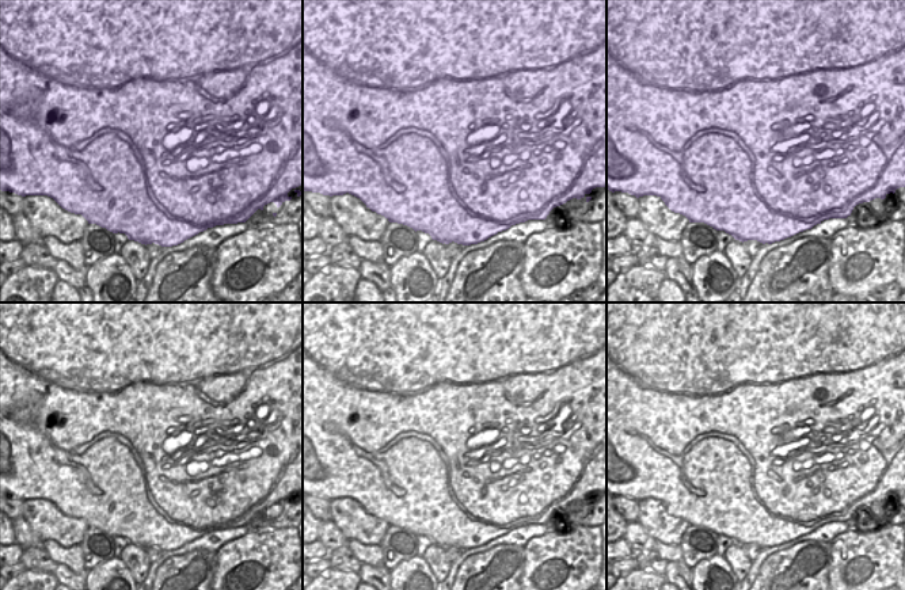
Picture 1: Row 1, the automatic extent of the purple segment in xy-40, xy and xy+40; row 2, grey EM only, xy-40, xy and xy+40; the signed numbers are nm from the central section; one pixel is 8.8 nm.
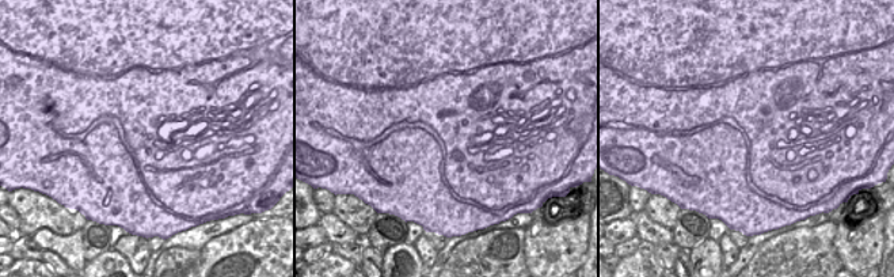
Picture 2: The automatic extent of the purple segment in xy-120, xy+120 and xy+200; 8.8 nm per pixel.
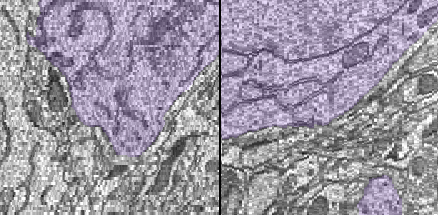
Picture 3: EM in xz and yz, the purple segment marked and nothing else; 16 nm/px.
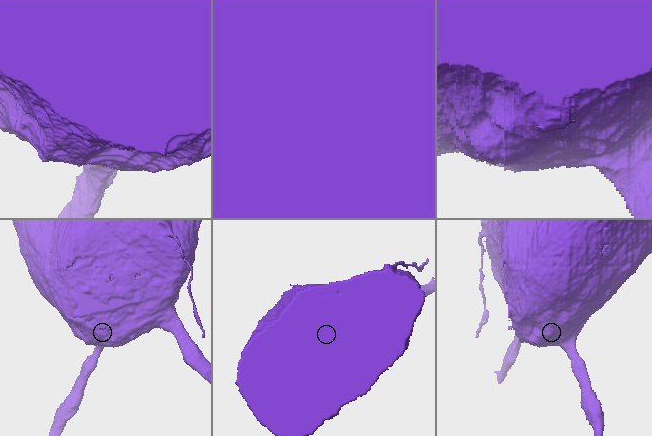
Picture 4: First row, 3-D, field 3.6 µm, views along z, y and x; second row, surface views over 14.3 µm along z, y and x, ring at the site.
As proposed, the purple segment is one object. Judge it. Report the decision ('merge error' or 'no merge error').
no merge error

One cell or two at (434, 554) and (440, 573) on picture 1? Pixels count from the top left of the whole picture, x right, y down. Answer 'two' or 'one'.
one

